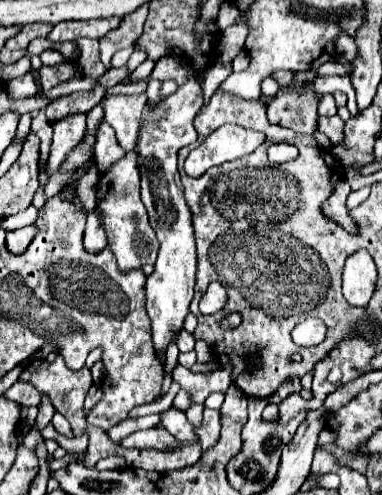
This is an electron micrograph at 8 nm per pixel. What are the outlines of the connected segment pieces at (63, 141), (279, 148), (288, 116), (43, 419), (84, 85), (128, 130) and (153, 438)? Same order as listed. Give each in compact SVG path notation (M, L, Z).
M74 114L54 124L54 142L46 162L46 174L52 176L66 162L68 154L86 138L86 116Z
M276 143L268 148L268 158L272 164L281 164L294 160L298 156L298 149L291 144Z
M280 90L268 108L268 120L272 124L292 128L300 134L312 134L318 124L318 100L314 92L290 92Z
M42 394L42 402L40 402L40 406L38 406L38 418L36 418L34 426L42 430L44 426L50 424L52 414L54 414L54 406L52 406L52 402L50 402L50 398L48 398L46 394Z
M85 76L75 77L69 81L63 82L49 91L41 90L38 95L55 99L59 96L70 94L72 92L82 90L92 90L96 85L96 81Z
M146 94L136 96L114 96L108 98L104 104L105 120L116 130L118 144L128 152L134 150L138 144L142 110L148 102Z
M150 428L150 430L138 430L130 436L126 436L126 440L122 440L124 448L168 448L172 444L178 444L176 438L170 436L168 430L164 428Z

